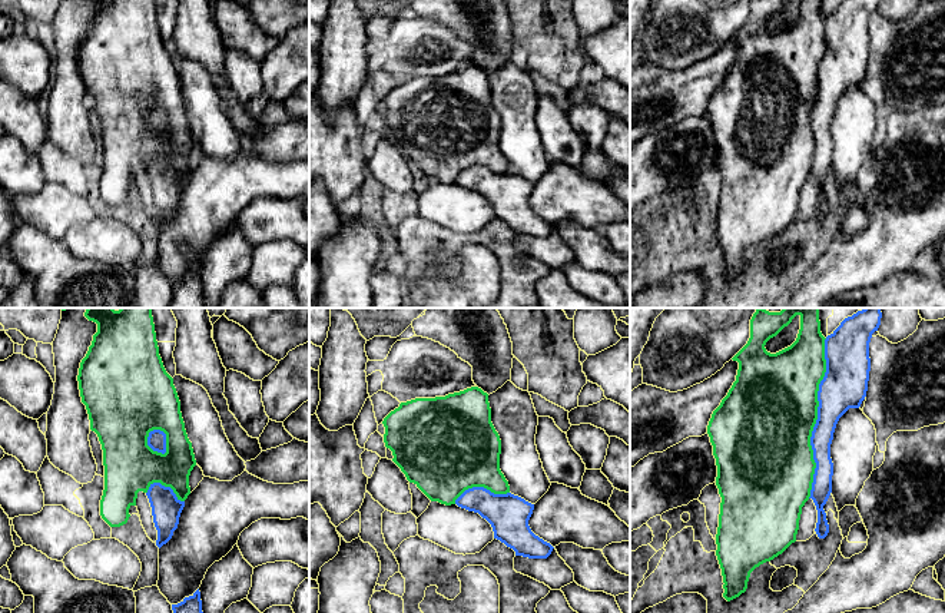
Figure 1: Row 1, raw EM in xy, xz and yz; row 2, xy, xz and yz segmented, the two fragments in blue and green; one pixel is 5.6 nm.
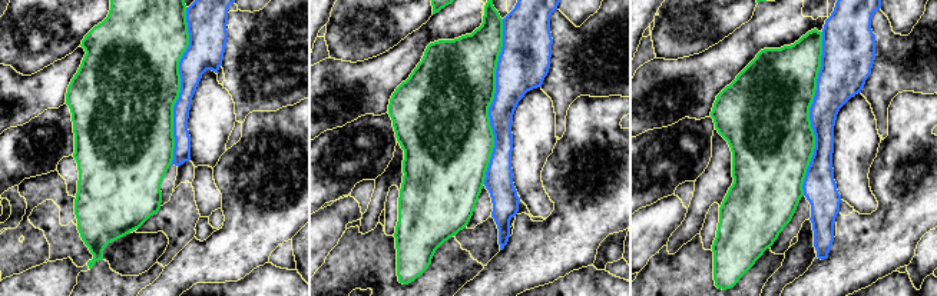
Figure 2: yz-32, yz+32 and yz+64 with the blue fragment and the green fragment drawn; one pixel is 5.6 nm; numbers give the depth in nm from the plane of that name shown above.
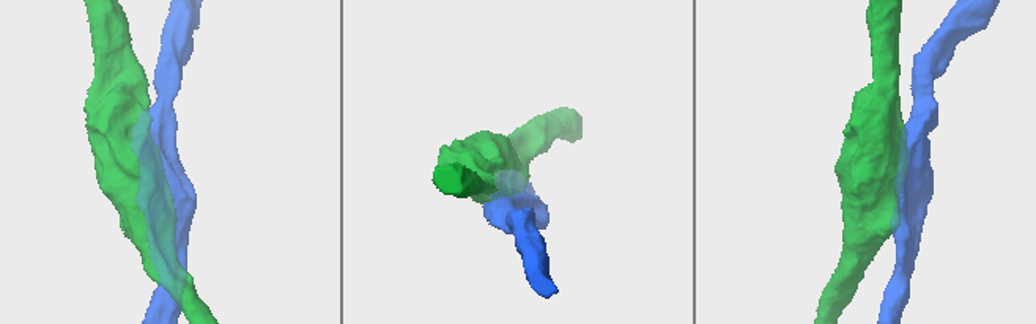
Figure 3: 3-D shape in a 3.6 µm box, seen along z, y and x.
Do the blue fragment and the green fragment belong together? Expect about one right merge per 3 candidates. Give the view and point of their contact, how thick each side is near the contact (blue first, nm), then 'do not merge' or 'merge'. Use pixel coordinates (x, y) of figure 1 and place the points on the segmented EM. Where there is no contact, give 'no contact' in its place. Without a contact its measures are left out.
yz (818, 418) | 260/480 nm | do not merge

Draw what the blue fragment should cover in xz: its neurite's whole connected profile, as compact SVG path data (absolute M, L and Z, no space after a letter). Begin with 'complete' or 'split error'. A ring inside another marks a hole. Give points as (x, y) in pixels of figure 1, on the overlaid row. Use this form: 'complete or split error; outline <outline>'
complete; outline M472 487L455 504L485 518L493 527L494 539L513 549L515 556L547 559L554 549L531 531L528 520L534 504L518 496L494 494L484 487Z

